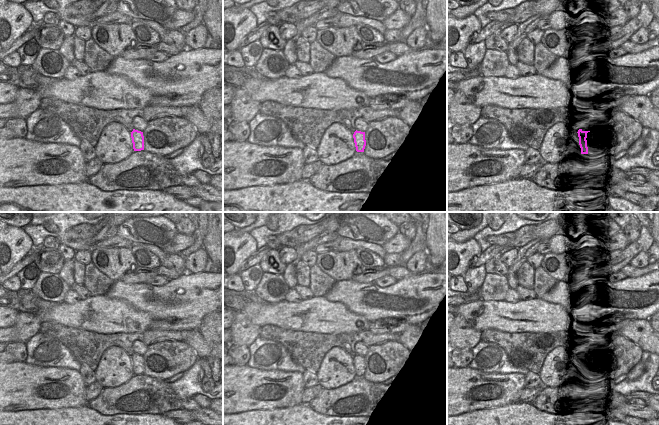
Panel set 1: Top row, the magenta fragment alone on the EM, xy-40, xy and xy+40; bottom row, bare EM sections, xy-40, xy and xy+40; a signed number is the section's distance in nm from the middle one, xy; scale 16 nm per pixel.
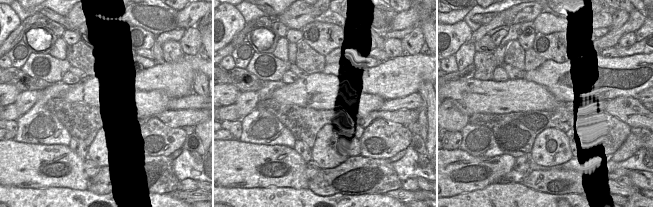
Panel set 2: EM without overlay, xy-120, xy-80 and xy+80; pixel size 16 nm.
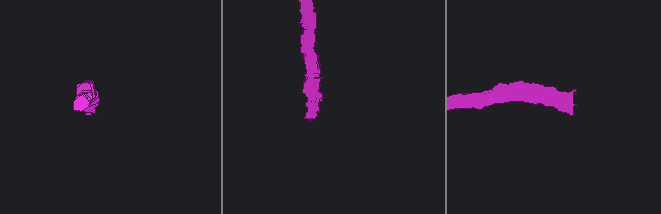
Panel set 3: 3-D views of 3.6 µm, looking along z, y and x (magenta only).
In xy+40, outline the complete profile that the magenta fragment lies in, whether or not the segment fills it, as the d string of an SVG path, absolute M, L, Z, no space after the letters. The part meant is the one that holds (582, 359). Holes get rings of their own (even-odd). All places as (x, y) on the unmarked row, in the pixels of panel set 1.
M579 353L577 357L579 361L581 378L588 378L592 371L591 355L583 355L582 353Z

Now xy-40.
M133 353L133 355L131 356L131 362L134 375L144 374L143 356Z

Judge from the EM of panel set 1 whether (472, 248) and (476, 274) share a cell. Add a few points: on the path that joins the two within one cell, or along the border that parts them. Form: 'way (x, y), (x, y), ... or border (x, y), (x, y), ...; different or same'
border (468, 267), (463, 275); different

